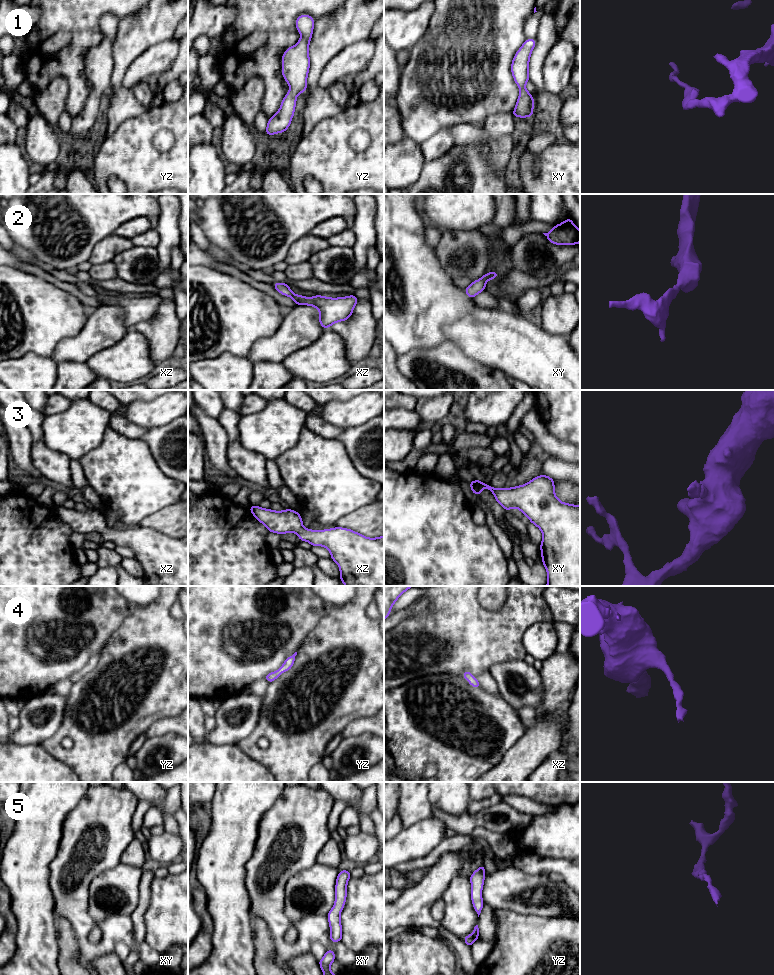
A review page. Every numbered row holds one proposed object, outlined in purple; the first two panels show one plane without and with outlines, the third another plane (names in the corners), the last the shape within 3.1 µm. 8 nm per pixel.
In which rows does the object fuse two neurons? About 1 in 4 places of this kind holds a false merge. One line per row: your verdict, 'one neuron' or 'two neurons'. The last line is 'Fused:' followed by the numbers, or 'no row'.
1: one neuron
2: one neuron
3: one neuron
4: one neuron
5: one neuron
Fused: no row

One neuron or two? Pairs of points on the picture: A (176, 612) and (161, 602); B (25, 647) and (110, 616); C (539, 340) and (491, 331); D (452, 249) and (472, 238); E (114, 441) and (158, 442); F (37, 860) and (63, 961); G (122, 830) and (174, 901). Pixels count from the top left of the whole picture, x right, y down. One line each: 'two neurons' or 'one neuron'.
A: two neurons
B: one neuron
C: one neuron
D: one neuron
E: two neurons
F: two neurons
G: two neurons

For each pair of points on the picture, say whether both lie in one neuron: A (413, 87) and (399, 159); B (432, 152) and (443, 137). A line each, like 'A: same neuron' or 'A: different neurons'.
A: different neurons
B: same neuron

